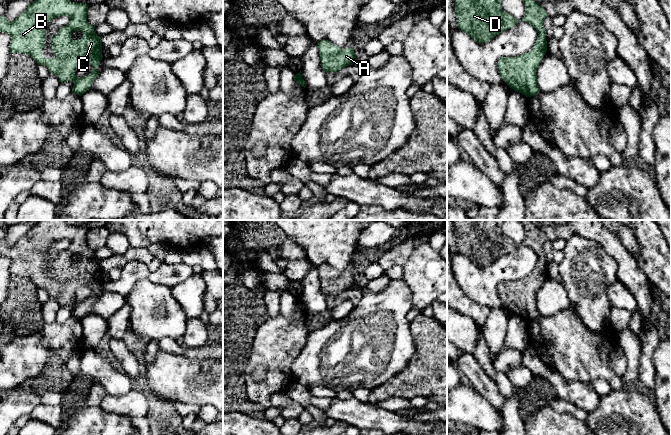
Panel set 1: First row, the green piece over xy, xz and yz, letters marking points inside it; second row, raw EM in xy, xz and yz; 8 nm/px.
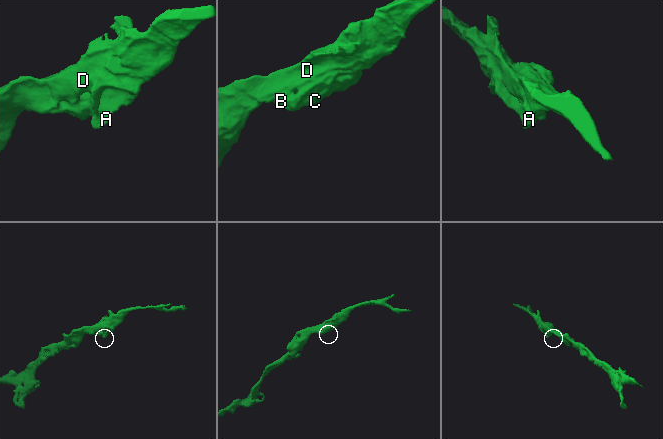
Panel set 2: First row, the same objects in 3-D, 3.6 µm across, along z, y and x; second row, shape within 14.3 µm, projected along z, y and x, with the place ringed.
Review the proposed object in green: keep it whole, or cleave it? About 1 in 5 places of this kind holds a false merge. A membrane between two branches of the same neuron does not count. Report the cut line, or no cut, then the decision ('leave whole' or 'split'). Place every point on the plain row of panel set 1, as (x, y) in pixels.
no cut; leave whole

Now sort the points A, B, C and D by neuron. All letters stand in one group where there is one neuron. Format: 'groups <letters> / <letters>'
groups A B C D

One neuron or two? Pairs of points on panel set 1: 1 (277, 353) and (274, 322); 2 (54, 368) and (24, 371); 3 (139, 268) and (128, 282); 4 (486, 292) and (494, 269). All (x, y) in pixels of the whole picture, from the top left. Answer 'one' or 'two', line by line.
1: one
2: two
3: one
4: one

